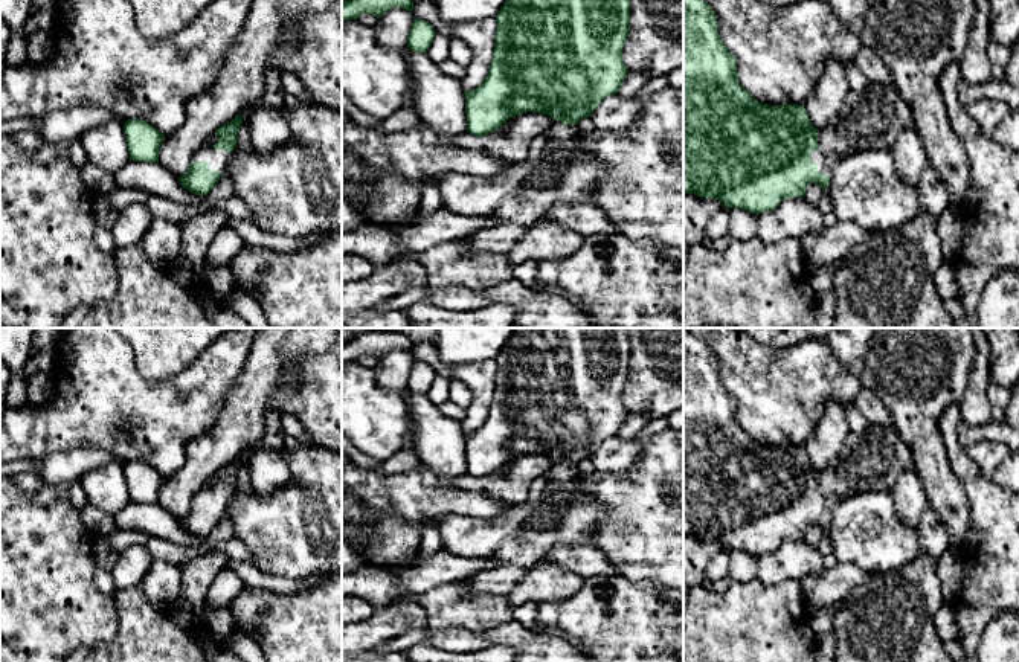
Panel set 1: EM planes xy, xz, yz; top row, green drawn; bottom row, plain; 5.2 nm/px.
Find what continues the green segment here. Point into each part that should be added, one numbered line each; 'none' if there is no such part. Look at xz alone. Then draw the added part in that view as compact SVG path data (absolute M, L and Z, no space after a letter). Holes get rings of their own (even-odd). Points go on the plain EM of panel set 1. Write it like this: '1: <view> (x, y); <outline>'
1: xz (556, 511); M554 462L531 484L526 500L519 505L488 519L445 514L438 519L442 549L529 567L557 543L592 545L604 505L577 488L578 474L578 467Z

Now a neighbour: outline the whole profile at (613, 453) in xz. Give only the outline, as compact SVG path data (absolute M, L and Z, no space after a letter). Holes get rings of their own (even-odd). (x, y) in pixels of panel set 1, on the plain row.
M610 436L604 439L590 456L595 470L598 471L622 471L639 455L645 438L636 436L632 439L621 439Z

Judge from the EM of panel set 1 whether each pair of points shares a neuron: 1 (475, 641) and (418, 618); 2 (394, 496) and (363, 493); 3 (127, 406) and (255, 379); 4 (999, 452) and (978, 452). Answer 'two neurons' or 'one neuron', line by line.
1: two neurons
2: one neuron
3: two neurons
4: one neuron

